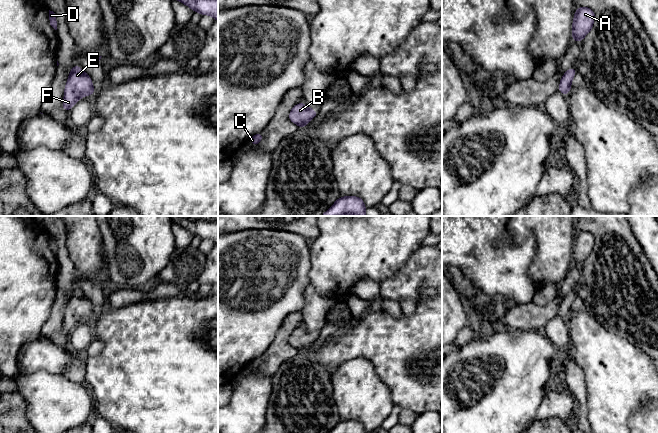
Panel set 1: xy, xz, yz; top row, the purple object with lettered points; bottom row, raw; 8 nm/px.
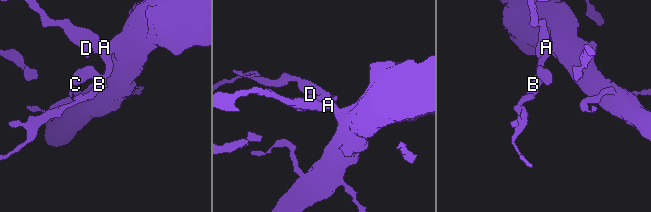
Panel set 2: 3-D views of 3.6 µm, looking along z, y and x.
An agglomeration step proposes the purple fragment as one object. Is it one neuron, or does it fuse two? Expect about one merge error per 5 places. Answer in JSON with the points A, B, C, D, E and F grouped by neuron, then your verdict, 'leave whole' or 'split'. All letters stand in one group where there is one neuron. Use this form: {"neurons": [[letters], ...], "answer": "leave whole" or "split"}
{"neurons": [["A", "B", "C", "D", "E", "F"]], "answer": "leave whole"}

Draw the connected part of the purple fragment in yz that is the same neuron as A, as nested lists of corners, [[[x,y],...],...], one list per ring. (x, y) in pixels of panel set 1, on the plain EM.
[[[576,231],[572,248],[572,264],[581,268],[582,263],[591,255],[595,237],[589,231]]]

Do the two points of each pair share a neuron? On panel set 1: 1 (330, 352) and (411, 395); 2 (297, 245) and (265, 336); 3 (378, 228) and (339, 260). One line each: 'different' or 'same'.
1: same
2: same
3: same

